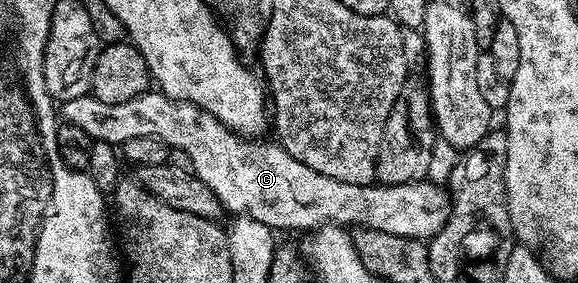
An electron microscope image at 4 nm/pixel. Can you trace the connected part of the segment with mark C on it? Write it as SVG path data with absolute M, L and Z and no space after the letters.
M149 89L130 101L118 101L118 105L106 105L106 101L98 101L90 93L74 97L62 104L62 115L97 143L123 145L130 137L154 137L168 148L182 149L193 162L192 174L213 191L225 212L249 215L252 221L271 229L289 227L306 233L328 224L345 229L359 225L427 241L448 220L450 200L443 186L421 181L363 187L334 181L334 177L314 173L310 165L302 165L302 161L290 157L279 142L260 143L264 141L256 137L235 135L222 121L193 103L172 99L156 89Z

